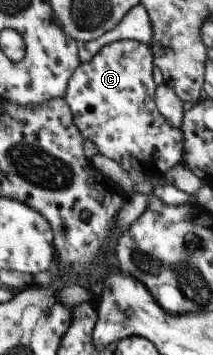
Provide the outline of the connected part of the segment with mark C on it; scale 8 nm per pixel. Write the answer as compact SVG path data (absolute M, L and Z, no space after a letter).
M133 40L106 43L88 62L70 74L64 100L80 136L124 170L141 170L160 177L181 161L183 135L156 110L152 80L152 55L147 45Z

